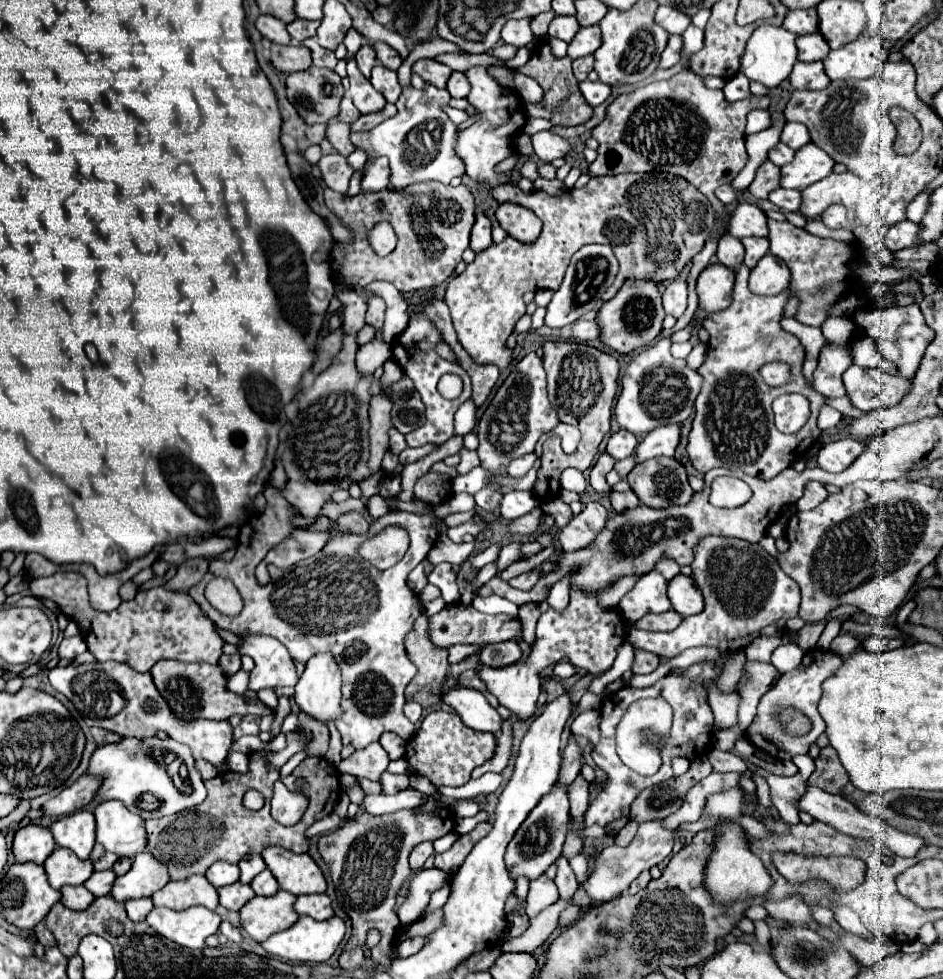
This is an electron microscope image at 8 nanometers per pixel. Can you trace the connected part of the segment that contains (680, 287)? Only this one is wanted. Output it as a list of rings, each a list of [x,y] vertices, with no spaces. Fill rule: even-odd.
[[[672,281],[666,285],[664,293],[662,293],[662,301],[664,301],[664,311],[672,317],[680,317],[686,311],[686,281]]]

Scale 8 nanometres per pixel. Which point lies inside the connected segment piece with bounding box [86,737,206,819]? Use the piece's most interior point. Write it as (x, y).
(126, 772)

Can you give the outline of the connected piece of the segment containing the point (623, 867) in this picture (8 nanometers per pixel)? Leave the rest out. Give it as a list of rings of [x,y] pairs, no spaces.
[[[648,821],[648,823],[642,823],[638,827],[638,833],[636,837],[632,839],[630,845],[626,847],[620,847],[620,845],[610,845],[606,849],[602,849],[596,857],[594,857],[594,865],[592,865],[592,873],[590,877],[582,883],[586,895],[590,897],[590,903],[596,905],[596,903],[606,903],[610,899],[614,899],[616,895],[624,893],[628,889],[628,885],[646,869],[658,865],[664,857],[670,855],[672,847],[676,843],[676,833],[674,831],[666,831],[662,829],[660,823],[656,821]]]

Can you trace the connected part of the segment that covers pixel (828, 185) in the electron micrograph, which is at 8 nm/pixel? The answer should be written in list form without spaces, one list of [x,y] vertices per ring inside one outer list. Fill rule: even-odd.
[[[850,171],[846,173],[830,173],[826,179],[806,187],[802,191],[802,207],[800,213],[808,219],[820,217],[828,205],[842,203],[852,205],[858,193],[858,177]]]

